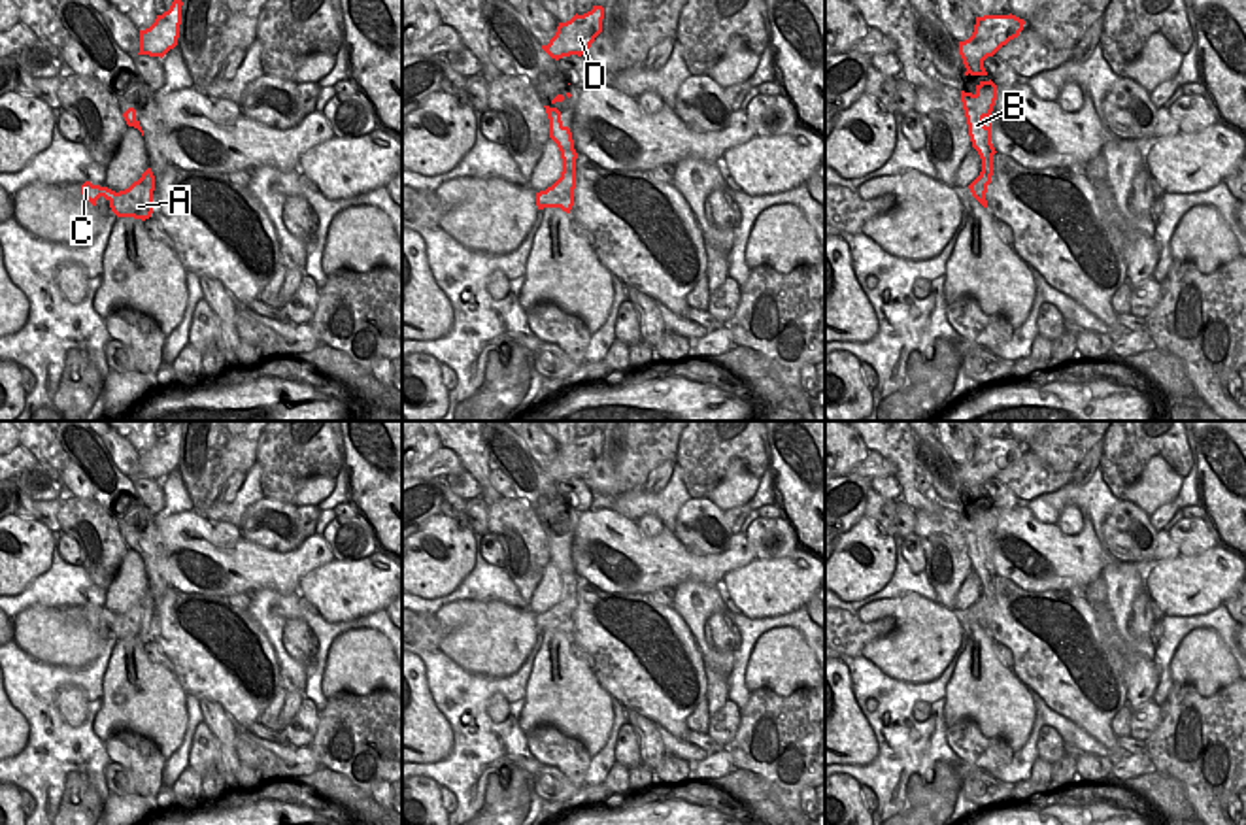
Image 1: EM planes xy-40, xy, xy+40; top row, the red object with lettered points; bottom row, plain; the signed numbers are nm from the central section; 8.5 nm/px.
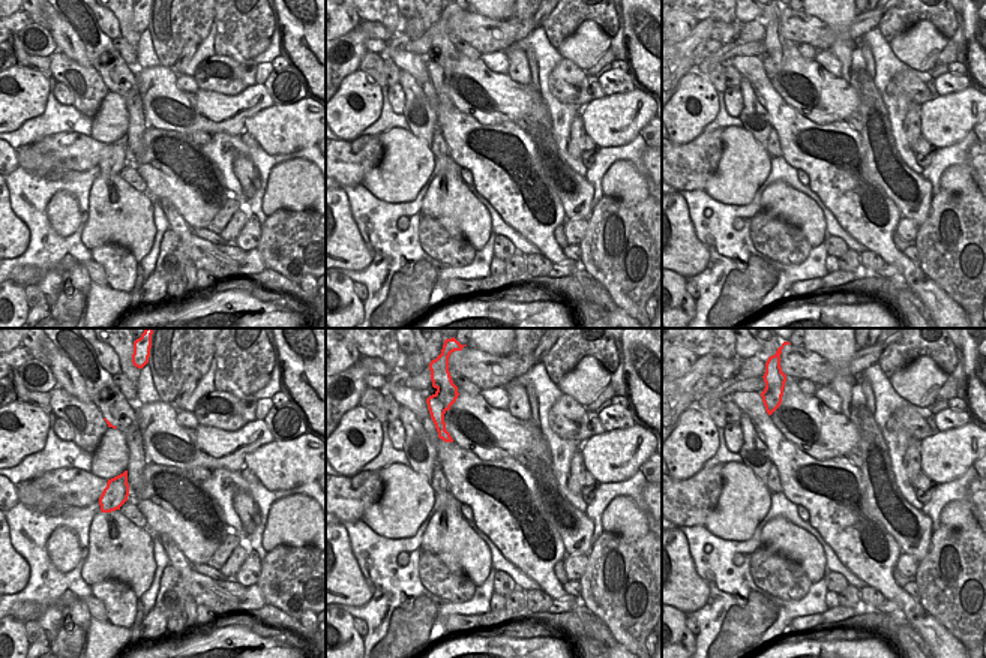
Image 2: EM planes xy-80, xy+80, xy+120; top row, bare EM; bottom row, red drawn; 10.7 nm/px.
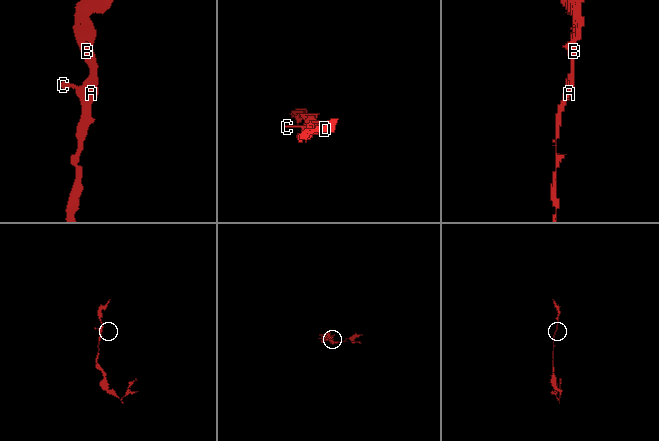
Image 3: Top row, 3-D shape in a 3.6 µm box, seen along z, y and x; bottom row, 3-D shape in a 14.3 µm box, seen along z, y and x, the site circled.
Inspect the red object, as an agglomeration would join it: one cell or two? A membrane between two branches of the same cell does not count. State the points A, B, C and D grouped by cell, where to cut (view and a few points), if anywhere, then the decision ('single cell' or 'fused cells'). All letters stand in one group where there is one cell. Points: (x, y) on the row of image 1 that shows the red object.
groups A B C D; cut none; single cell

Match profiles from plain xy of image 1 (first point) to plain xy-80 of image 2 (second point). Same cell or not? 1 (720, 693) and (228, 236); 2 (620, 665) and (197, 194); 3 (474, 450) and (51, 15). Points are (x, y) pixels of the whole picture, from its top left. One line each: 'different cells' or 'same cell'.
1: same cell
2: same cell
3: different cells

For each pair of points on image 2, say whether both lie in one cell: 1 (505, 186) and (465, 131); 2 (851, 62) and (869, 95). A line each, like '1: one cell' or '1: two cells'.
1: one cell
2: one cell

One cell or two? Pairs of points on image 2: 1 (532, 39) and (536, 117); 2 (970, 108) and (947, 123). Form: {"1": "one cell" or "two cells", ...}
{"1": "two cells", "2": "one cell"}

